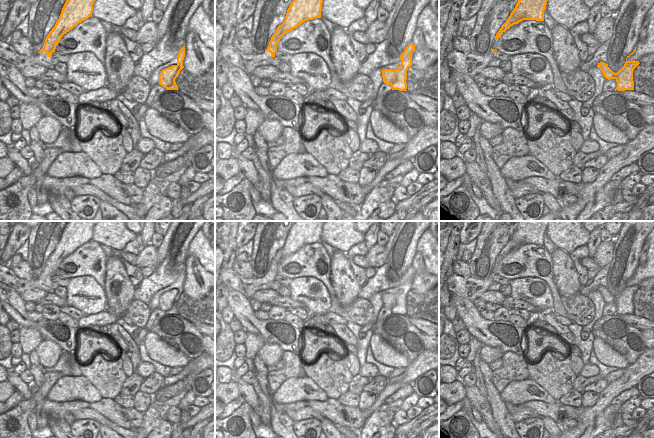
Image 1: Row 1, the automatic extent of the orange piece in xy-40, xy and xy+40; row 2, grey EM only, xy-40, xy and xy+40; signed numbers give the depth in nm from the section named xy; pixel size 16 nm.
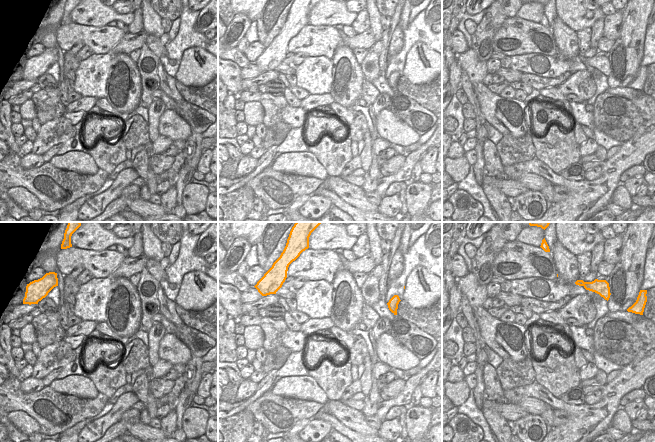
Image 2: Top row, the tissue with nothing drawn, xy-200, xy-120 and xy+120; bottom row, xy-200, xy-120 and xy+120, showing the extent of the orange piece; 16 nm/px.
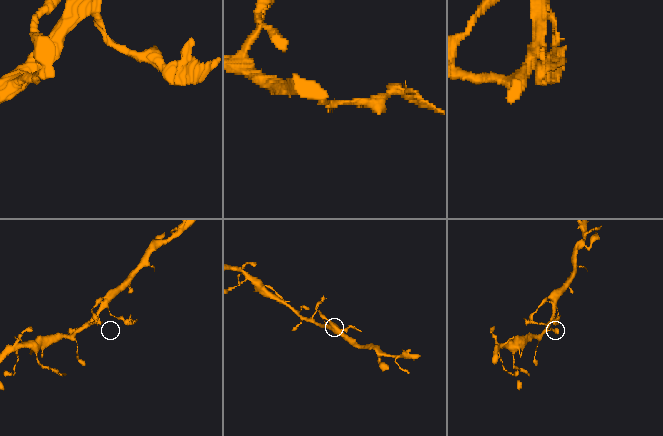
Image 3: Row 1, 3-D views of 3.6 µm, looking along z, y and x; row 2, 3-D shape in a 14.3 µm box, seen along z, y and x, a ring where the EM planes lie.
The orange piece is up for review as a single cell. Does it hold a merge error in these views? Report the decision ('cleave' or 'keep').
cleave

